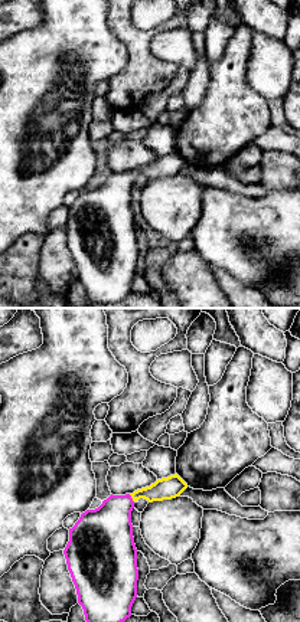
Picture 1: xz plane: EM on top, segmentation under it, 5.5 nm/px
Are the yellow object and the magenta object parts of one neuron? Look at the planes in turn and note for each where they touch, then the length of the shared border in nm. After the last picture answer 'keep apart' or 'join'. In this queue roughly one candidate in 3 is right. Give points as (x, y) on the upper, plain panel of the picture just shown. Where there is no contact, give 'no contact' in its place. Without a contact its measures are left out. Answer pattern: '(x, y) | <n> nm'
(131, 174) | 50 nm

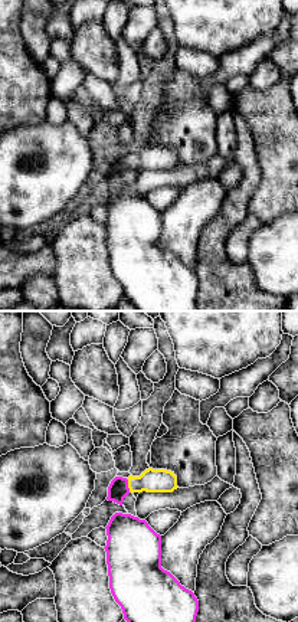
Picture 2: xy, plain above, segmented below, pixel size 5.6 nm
(128, 163) | 70 nm

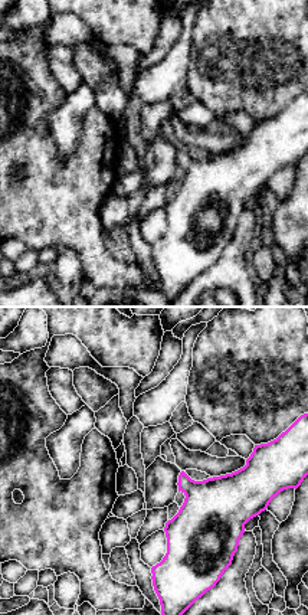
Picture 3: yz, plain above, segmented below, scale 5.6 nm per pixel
no contact

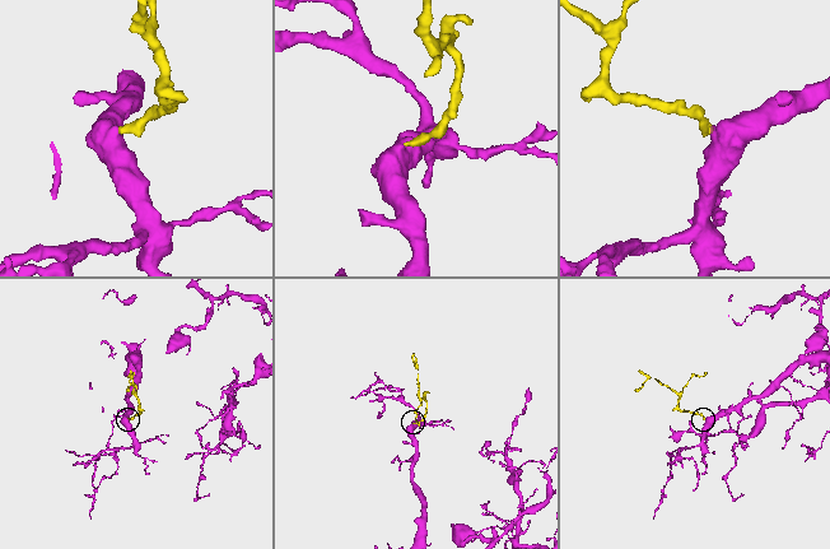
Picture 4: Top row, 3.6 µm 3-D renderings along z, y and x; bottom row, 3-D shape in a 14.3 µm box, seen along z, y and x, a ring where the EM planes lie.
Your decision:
join

